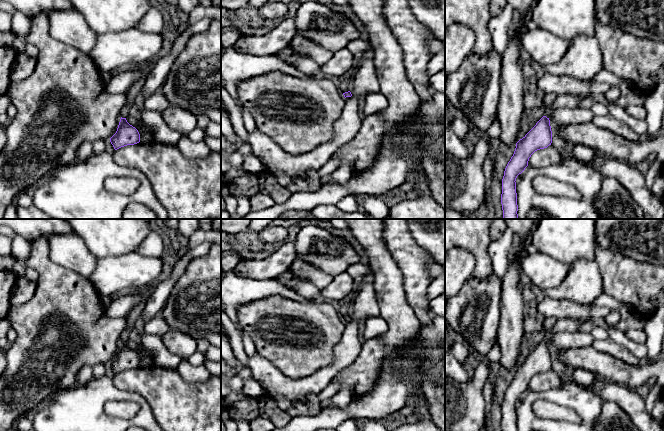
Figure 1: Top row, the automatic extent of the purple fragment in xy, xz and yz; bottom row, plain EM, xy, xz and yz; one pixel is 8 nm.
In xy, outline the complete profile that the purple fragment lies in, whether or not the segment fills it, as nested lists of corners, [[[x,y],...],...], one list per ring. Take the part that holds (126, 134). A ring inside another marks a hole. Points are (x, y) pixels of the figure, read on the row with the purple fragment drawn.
[[[127,103],[121,110],[121,119],[117,131],[110,138],[110,142],[115,150],[127,145],[134,145],[140,142],[140,134],[138,130],[130,125],[126,120],[126,117],[128,116],[129,111],[132,107],[133,103]]]

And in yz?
[[[575,94],[556,96],[553,105],[545,110],[544,116],[536,125],[516,143],[513,156],[508,162],[502,179],[501,204],[503,219],[518,219],[516,178],[528,166],[531,155],[552,143],[552,131],[549,117],[558,108],[577,108],[585,97]]]

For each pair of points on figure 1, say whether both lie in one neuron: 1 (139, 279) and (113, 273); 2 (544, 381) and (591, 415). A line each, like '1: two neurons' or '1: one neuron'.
1: one neuron
2: two neurons

